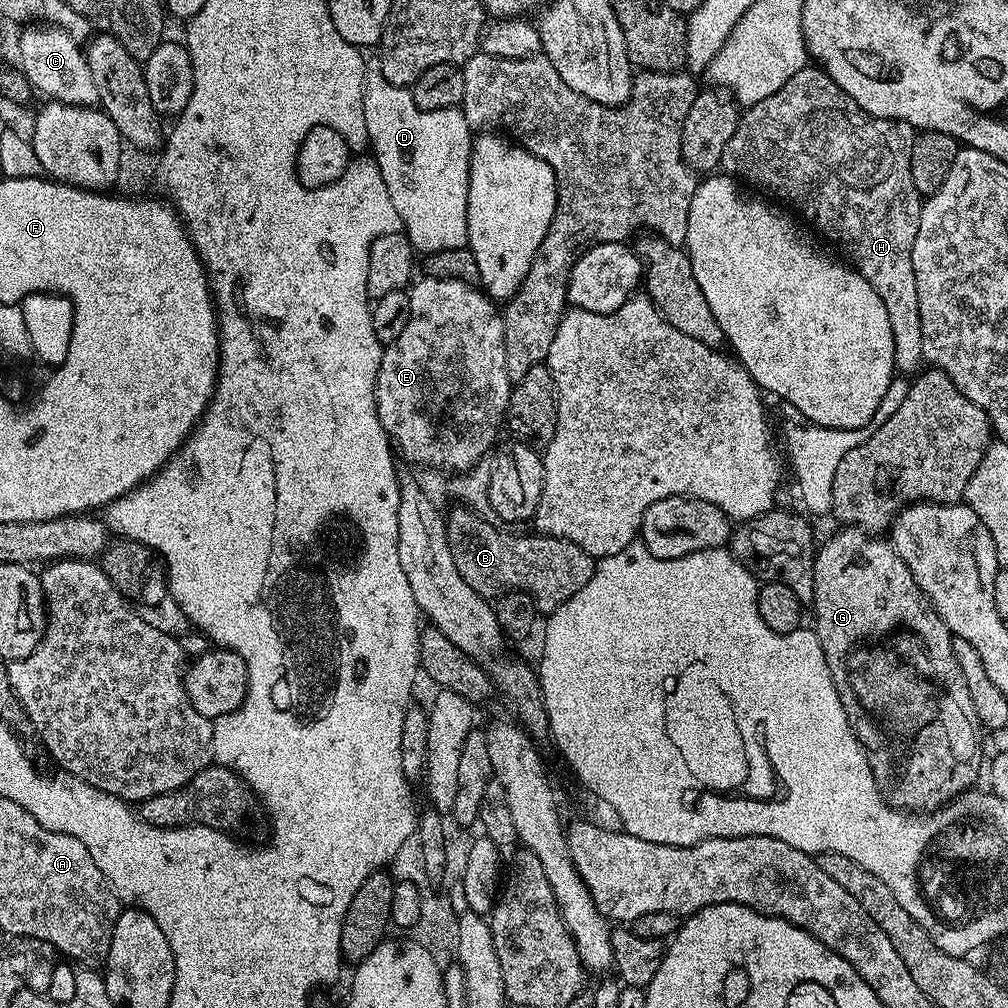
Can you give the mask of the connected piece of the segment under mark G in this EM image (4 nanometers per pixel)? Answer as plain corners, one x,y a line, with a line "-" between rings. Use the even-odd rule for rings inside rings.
851,526
840,531
844,532
834,533
821,548
819,545
814,552
812,604
814,609
816,608
815,634
826,654
826,666
830,666
830,674
838,690
838,698
842,702
844,713
848,716
848,725
852,728
857,742
864,748
864,753
873,756
872,765
876,769
881,787
896,804
907,804
909,807
933,805
935,801
948,796
951,792
956,792
961,785
968,783
969,776
972,776
972,762
978,757
978,733
976,734
978,721
974,714
974,706
970,702
970,690
966,690
966,678
962,678
962,670
958,670
958,662
954,658
953,635
942,622
942,618
932,609
932,603
924,597
924,591
918,586
918,582
914,582
914,574
910,574
906,562
902,562
902,558
887,539

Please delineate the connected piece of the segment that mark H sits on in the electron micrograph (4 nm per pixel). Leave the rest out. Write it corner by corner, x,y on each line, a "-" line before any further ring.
806,66
798,70
782,90
743,109
738,126
730,142
726,142
726,150
720,159
720,168
727,175
769,192
773,201
789,204
810,223
816,224
817,230
830,243
837,244
849,256
851,267
860,272
870,286
874,286
878,298
882,298
882,306
886,306
890,334
894,334
894,362
900,374
915,373
924,360
922,314
918,314
918,282
914,282
912,261
922,207
922,197
910,174
910,154
917,135
917,129
906,122
878,118
864,112
854,98
847,96
838,82
834,82
834,78
824,73
823,68

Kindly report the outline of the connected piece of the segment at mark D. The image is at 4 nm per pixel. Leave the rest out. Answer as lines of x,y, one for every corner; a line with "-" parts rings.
372,58
367,61
365,70
364,113
371,155
378,170
382,170
382,182
386,182
386,190
390,190
390,202
394,202
394,210
398,210
400,227
413,249
427,254
468,247
466,202
474,132
468,127
463,111
459,107
429,112
418,110
411,91
386,82
379,59

